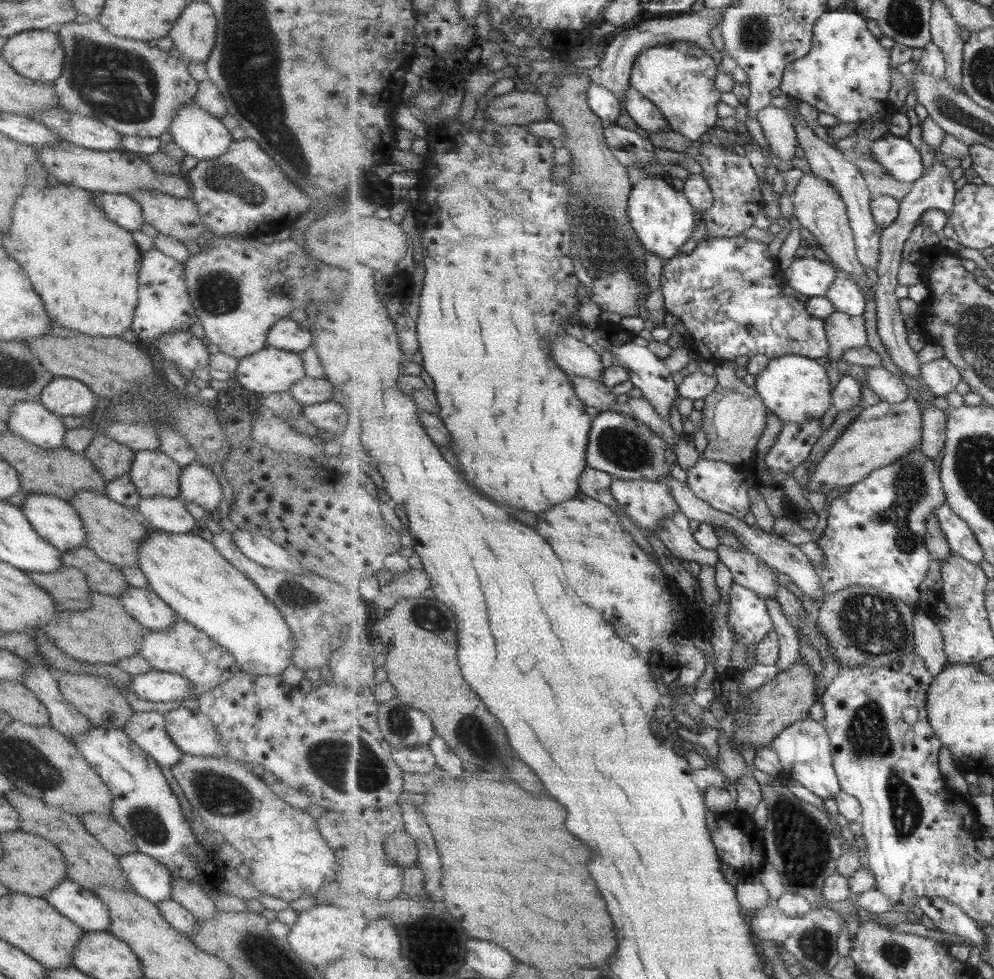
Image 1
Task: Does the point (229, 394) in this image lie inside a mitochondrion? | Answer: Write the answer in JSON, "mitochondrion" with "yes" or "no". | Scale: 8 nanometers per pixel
{"mitochondrion":"no"}

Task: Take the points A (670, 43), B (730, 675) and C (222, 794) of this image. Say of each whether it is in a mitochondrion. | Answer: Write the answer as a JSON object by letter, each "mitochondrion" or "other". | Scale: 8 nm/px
{"A":"other","B":"other","C":"mitochondrion"}

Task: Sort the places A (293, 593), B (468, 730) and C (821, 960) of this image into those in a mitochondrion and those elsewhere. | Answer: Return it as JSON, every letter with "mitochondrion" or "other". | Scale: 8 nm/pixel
{"A":"mitochondrion","B":"mitochondrion","C":"mitochondrion"}

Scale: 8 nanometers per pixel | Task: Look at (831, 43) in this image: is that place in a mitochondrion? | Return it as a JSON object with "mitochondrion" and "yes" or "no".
{"mitochondrion":"no"}

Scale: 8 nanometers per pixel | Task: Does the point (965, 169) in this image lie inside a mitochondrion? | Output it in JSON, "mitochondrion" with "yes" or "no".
{"mitochondrion":"no"}

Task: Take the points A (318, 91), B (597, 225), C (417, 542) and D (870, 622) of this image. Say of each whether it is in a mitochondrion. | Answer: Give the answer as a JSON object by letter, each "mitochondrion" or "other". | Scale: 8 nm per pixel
{"A":"other","B":"mitochondrion","C":"other","D":"mitochondrion"}

